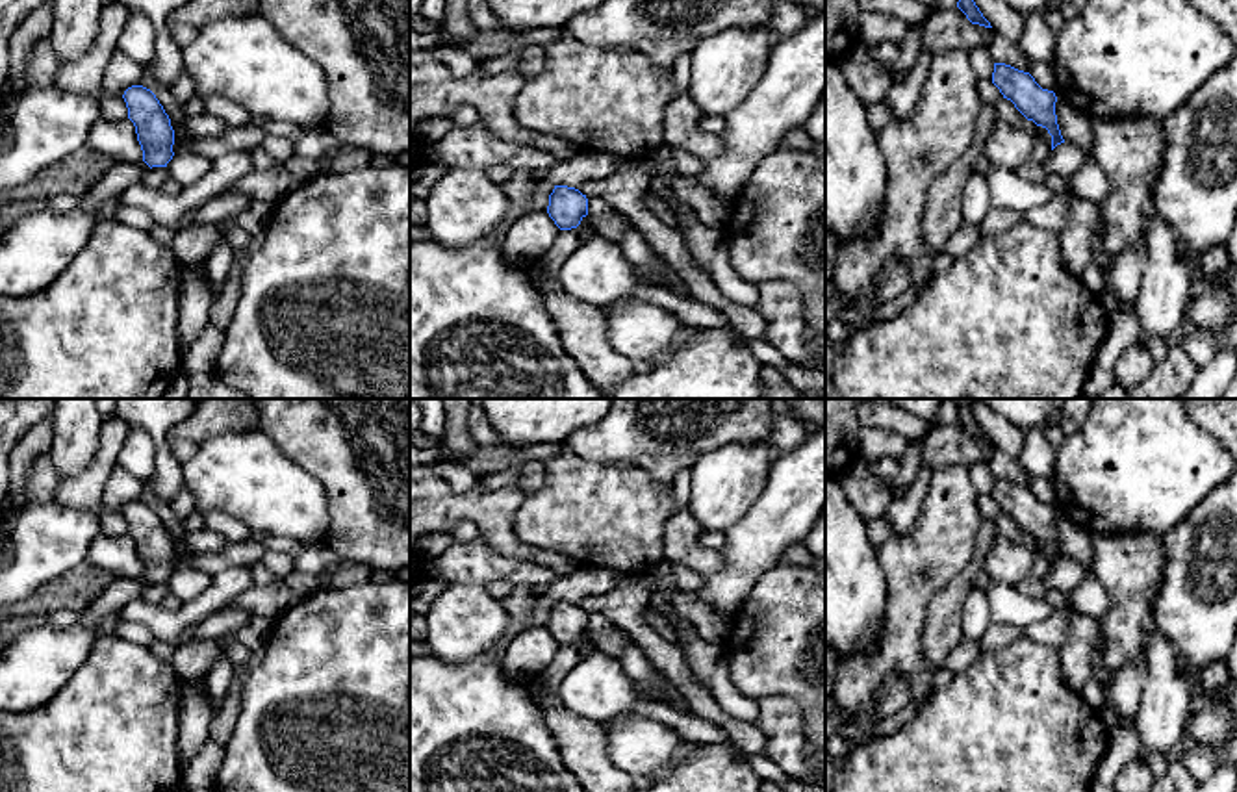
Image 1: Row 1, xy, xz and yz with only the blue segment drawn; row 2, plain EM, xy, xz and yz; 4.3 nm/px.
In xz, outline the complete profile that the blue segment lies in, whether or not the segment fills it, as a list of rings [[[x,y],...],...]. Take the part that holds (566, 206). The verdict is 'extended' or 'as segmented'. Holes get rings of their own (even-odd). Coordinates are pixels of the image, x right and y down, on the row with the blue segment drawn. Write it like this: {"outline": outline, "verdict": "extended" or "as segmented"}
{"outline": [[[555,185],[547,213],[560,230],[577,228],[588,215],[588,198],[575,187]]], "verdict": "as segmented"}

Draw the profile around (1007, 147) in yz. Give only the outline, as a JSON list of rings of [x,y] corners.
[[[998,119],[985,156],[992,165],[1016,171],[1018,167],[1031,161],[1033,135],[1026,130],[1014,130],[1005,121]]]

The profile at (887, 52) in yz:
[[[885,41],[875,46],[868,46],[870,57],[879,65],[892,65],[899,56],[899,45]]]

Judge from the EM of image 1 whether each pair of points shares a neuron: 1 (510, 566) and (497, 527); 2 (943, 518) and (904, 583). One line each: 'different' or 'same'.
1: different
2: same

